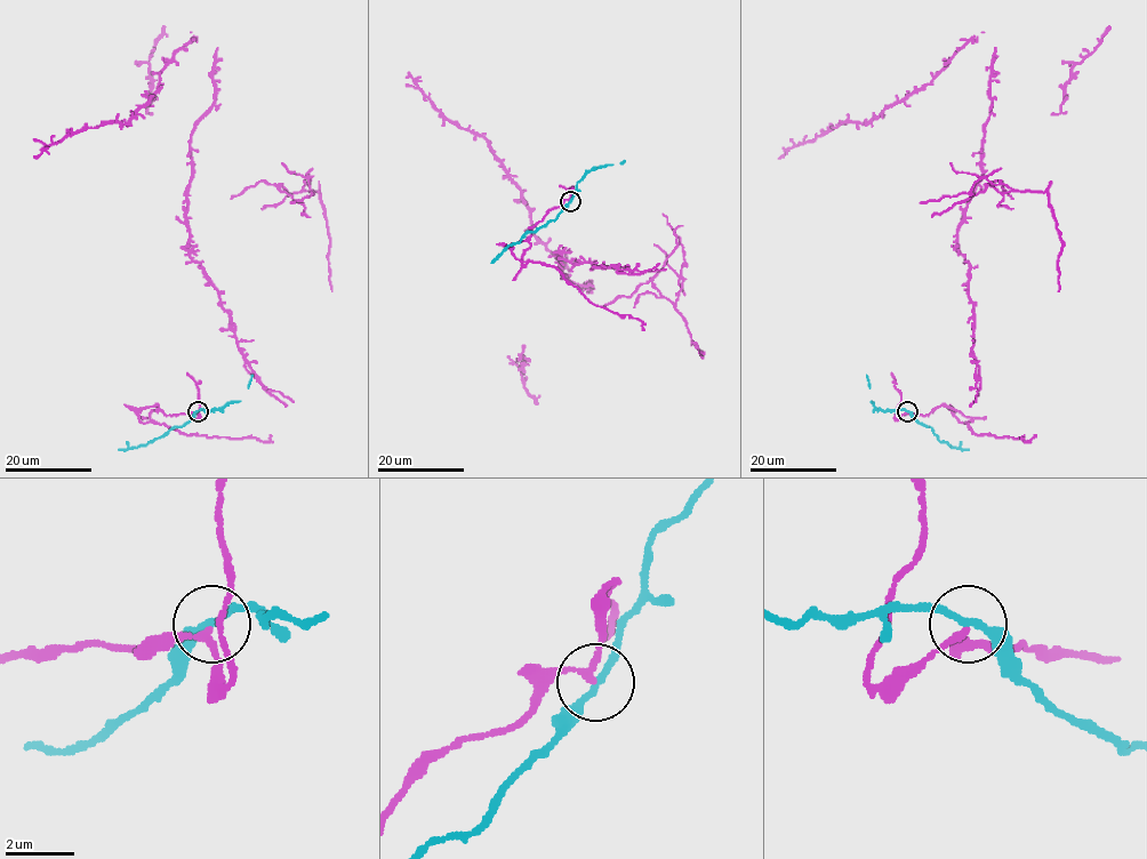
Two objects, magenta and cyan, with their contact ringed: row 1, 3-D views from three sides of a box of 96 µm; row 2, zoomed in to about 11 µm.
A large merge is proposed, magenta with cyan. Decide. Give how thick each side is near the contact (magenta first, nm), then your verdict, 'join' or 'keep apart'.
calibres 150 and 190 nm; keep apart

